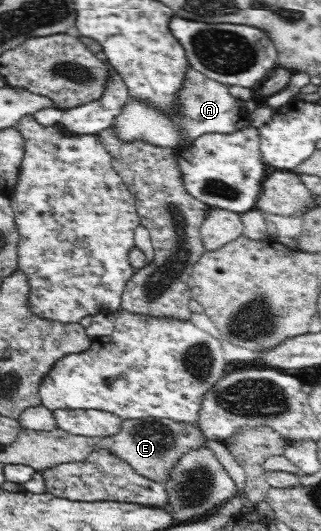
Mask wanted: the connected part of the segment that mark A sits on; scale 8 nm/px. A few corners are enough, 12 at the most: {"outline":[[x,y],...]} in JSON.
{"outline":[[187,71],[179,109],[131,98],[115,136],[176,149],[249,126],[229,86]]}

